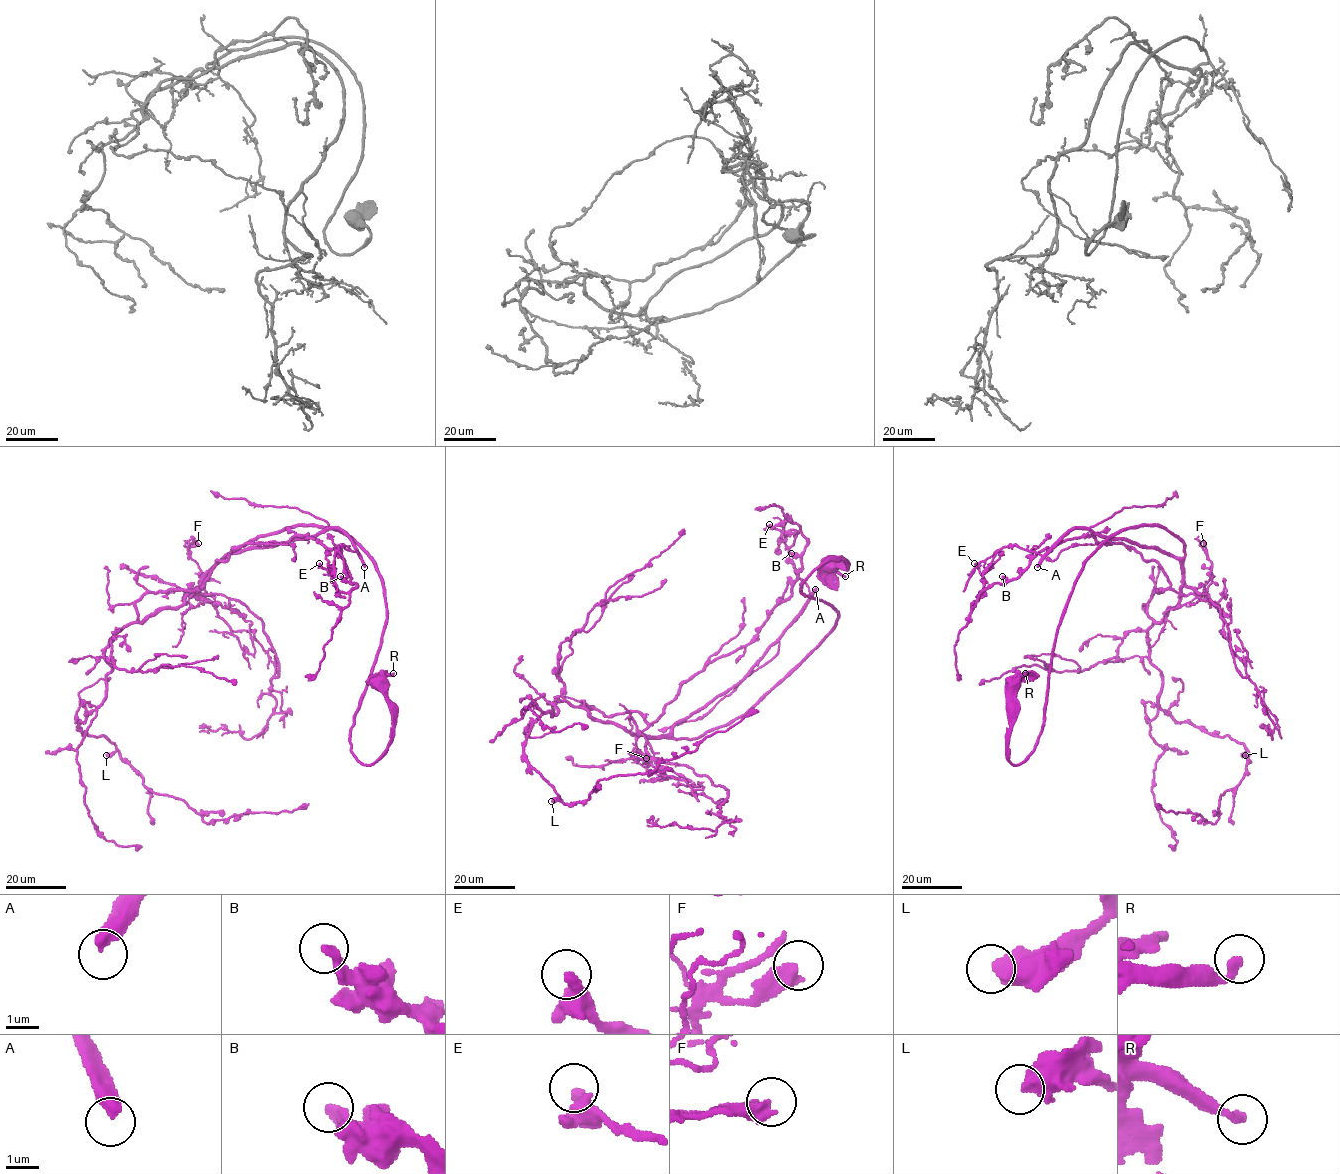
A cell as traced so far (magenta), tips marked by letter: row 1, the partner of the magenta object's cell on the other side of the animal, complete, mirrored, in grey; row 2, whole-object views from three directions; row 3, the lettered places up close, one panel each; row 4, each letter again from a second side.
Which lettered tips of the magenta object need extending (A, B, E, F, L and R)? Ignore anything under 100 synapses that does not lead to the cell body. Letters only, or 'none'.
A

